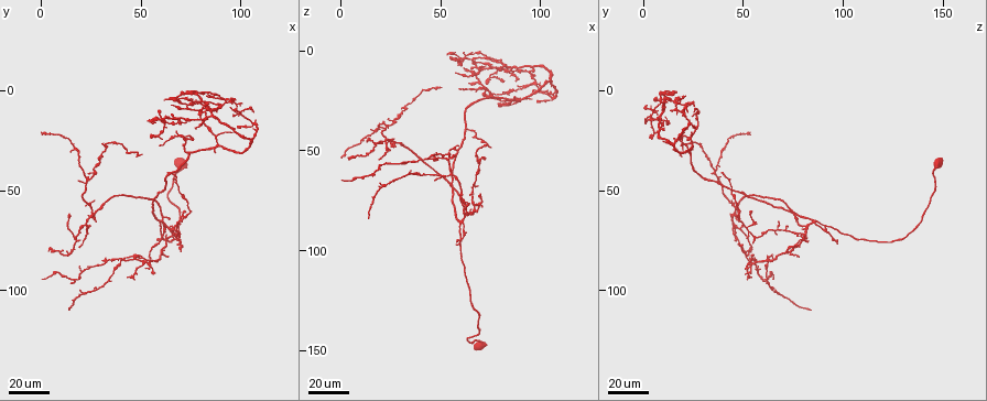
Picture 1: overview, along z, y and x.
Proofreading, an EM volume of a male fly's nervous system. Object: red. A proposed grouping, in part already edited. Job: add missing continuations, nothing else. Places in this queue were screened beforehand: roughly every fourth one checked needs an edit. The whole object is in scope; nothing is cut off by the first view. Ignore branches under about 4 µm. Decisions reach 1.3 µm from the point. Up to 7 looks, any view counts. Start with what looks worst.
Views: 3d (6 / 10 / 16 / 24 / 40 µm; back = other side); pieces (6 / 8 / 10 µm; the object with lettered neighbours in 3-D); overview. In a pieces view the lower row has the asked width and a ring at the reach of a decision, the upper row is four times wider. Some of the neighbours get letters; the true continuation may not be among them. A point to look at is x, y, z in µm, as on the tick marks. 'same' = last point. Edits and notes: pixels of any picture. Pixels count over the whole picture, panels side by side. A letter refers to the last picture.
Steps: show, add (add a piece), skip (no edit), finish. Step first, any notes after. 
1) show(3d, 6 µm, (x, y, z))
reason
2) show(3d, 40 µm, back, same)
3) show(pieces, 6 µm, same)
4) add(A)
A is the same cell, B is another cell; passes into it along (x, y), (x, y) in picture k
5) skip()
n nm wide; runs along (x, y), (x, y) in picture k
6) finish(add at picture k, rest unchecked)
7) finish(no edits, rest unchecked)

show(3d, 40 µm, (14, 110, 84))
branch stops here

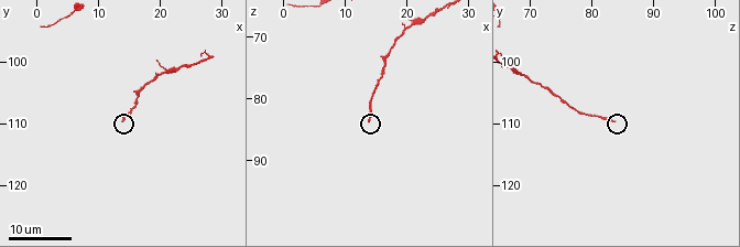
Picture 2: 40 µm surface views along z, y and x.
show(pieces, 6 µm, (13.5, 110.0, 84.0))

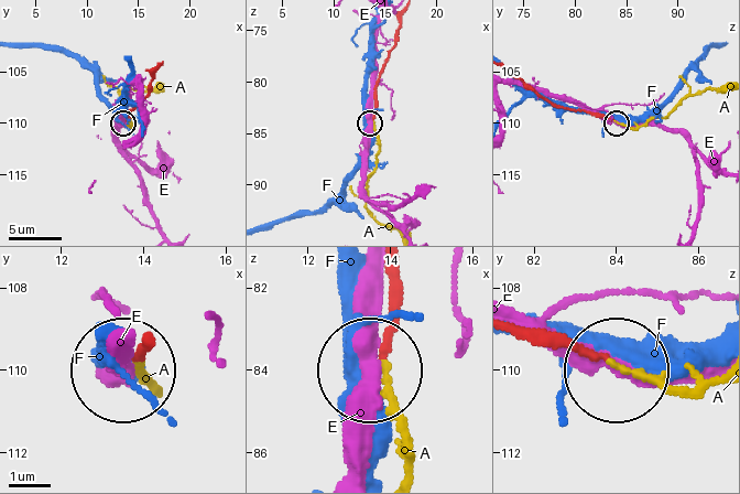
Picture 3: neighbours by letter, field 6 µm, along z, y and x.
add(A)
A is the same cell, E and F are other cells; passes into it along (147, 340), (137, 368), (154, 386) in picture 3; it goes on there

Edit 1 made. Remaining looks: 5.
show(overview)

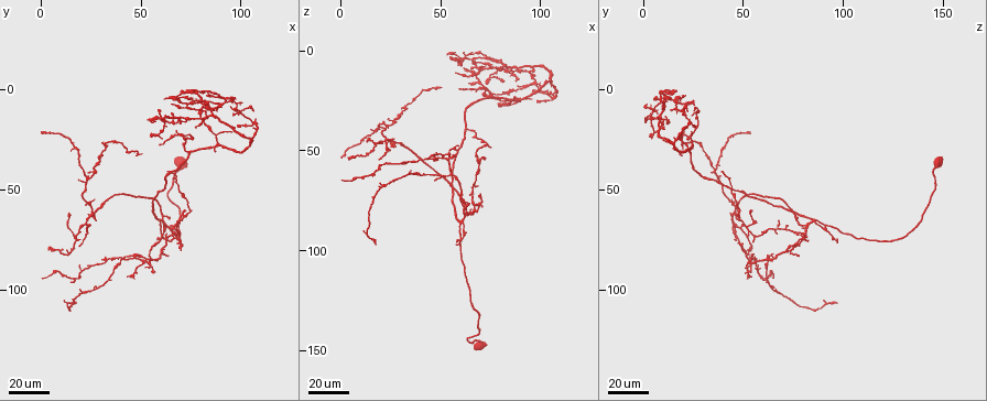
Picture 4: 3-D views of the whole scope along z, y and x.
show(3d, 40 µm, (87, 30, 22))
branch stops here

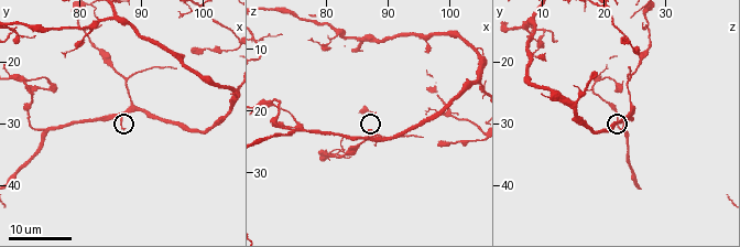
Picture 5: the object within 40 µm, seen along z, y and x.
show(pieces, 8 µm, (87.0, 30.5, 23.5))

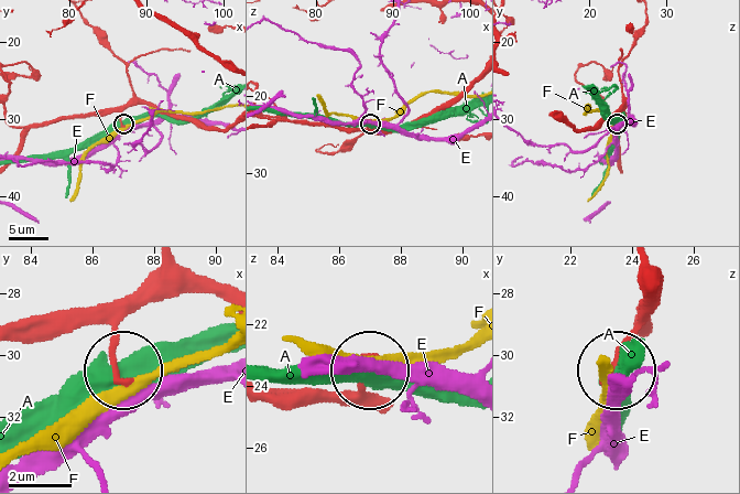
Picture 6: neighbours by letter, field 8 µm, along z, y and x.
skip()
170 nm wide; A, E and F are other cells; runs along (19, 145), (31, 128), (69, 118), (116, 111), (121, 124) in picture 6; no lettered piece goes on from it

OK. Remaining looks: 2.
show(3d, 40 µm, (71, 60, 54))
free end

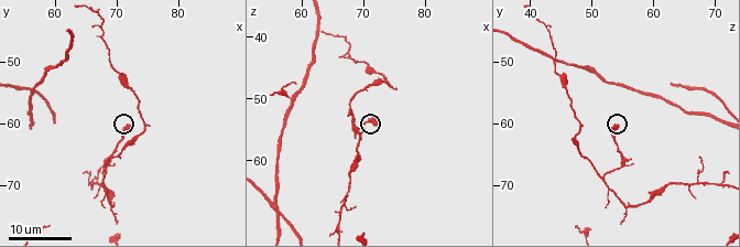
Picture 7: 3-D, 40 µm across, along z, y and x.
show(pieces, 6 µm, (72.0, 60.0, 54.5))
see the neighbours

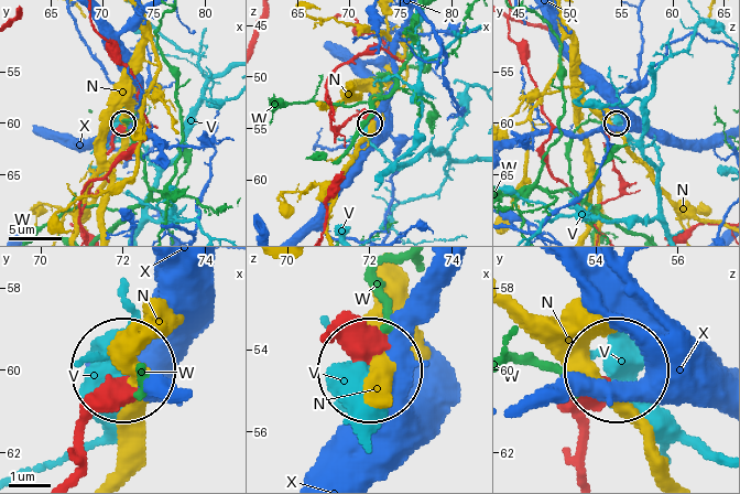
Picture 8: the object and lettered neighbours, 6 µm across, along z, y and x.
skip()
N, V, W and X are other cells; none of them fits

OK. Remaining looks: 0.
finish(add at picture 3, rest unchecked)

